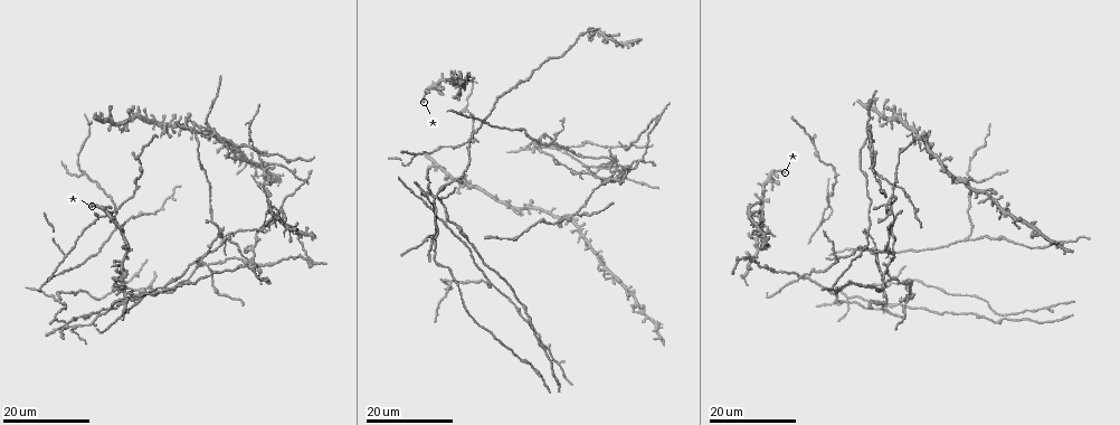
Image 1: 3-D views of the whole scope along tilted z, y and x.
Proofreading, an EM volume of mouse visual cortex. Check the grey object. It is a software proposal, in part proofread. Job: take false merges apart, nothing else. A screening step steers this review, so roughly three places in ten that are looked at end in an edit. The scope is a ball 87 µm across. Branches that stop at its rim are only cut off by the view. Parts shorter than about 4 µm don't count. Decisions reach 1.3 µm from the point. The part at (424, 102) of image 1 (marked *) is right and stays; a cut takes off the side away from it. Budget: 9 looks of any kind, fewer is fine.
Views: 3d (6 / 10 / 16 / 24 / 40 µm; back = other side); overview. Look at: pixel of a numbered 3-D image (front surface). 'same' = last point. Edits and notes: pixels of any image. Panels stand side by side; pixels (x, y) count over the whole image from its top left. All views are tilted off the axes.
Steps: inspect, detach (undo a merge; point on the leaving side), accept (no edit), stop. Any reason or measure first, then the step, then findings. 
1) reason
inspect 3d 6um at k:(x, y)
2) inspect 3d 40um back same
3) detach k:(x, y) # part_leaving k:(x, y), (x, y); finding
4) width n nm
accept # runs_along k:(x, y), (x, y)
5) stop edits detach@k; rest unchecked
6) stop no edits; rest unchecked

looks like a crossing
inspect 3d 24um at 1:(552, 141)

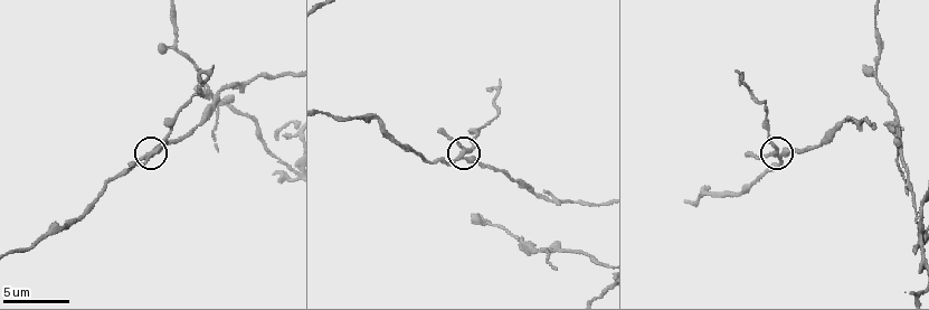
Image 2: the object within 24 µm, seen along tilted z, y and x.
inspect 3d 10um at 2:(777, 152)

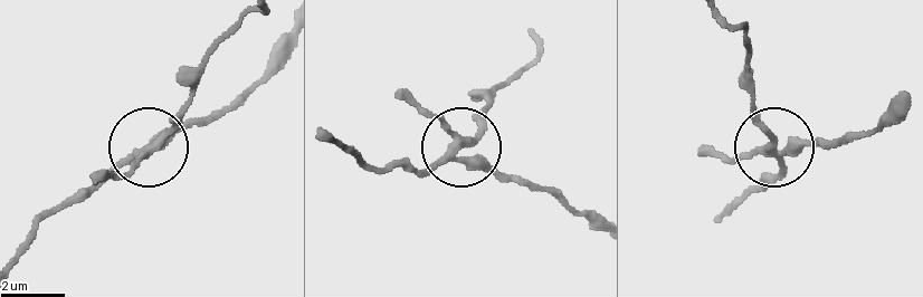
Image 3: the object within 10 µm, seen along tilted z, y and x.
detach 3:(171, 130) # part_leaving 3:(778, 153), (748, 83), (745, 31), (719, 11); two neurons meet here

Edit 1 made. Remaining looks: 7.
redraw
inspect overview

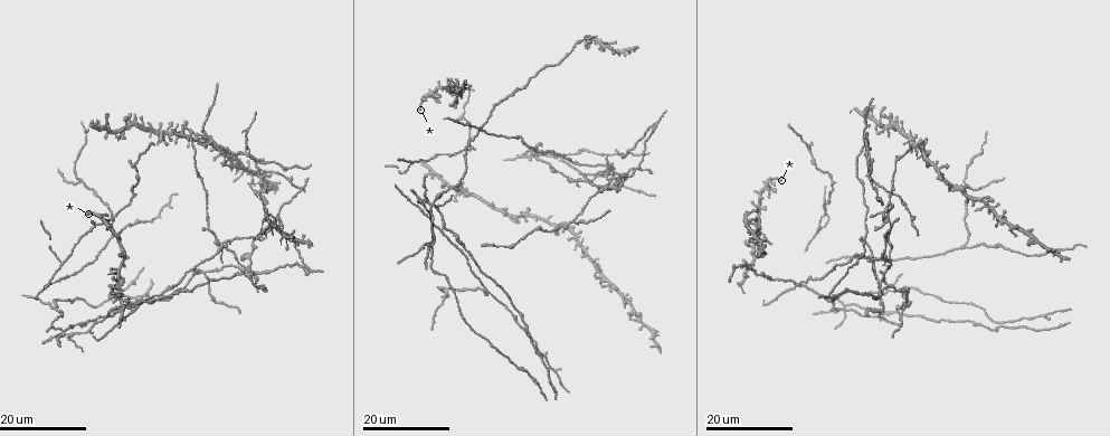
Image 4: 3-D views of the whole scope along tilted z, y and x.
inspect 3d 16um at 4:(446, 286)

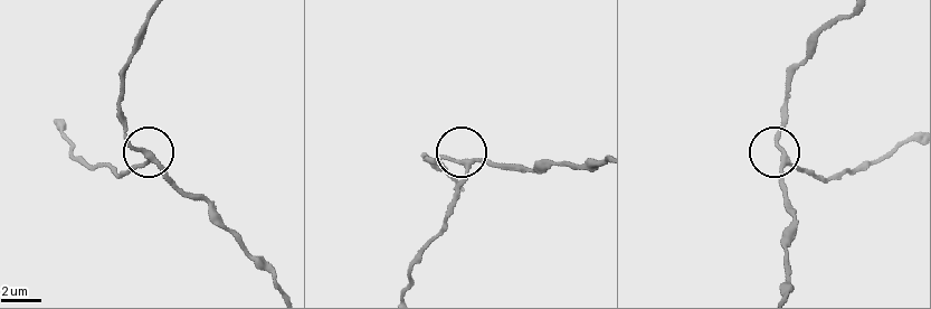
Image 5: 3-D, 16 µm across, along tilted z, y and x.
inspect 3d 6um at 5:(787, 160)

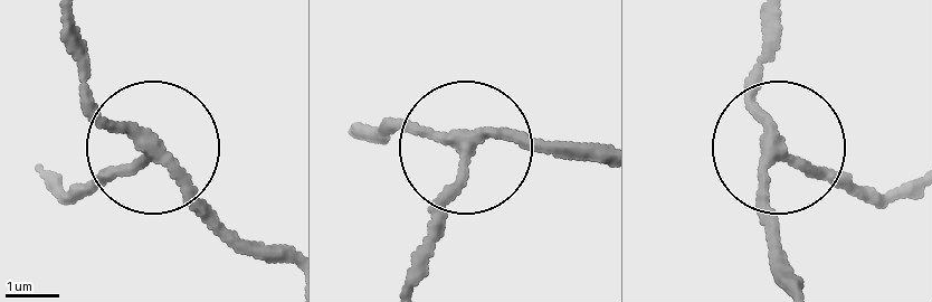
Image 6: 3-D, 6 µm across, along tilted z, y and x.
accept # runs_along 6:(291, 262), (250, 246), (161, 151), (79, 199); continuous, no second neuron

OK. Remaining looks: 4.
inspect 3d 24um at 4:(477, 197)

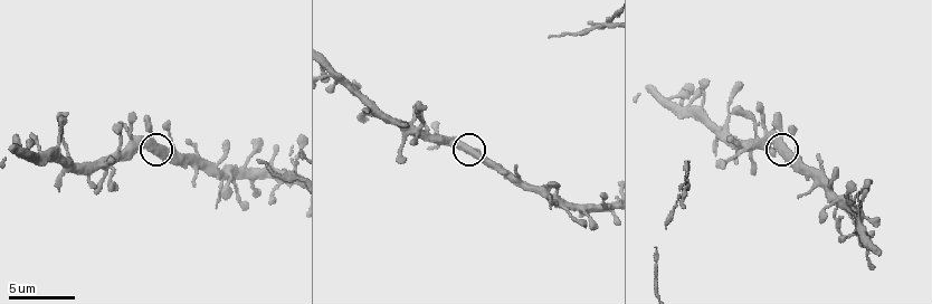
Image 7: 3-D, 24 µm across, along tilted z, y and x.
zoom in
inspect 3d 6um at 7:(781, 151)

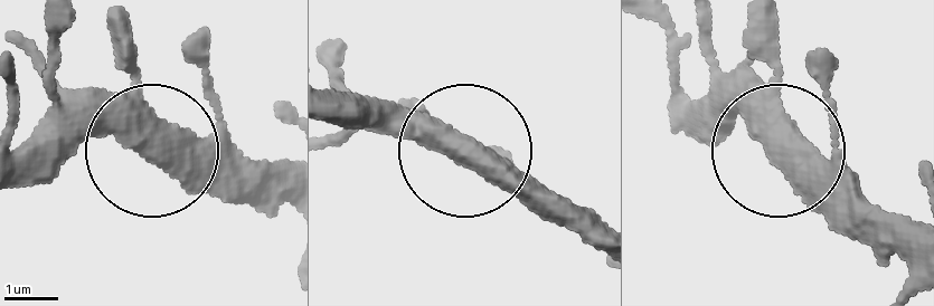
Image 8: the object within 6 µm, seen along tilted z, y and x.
accept # continuous, no second neuron

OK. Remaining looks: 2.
thin arm on a thick one
inspect 3d 24um at 4:(845, 306)

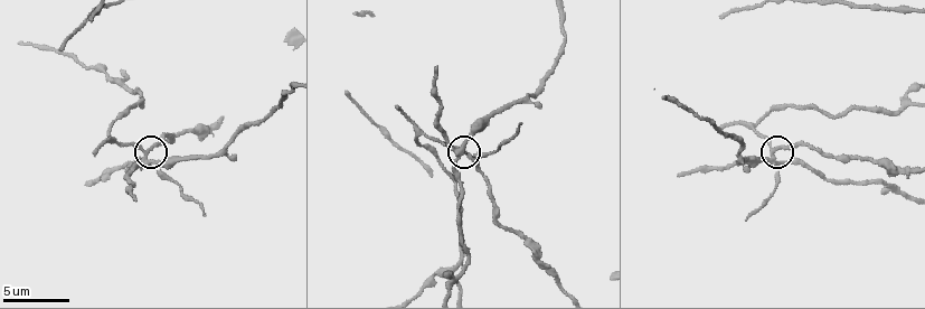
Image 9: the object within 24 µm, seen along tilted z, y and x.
inspect 3d 10um at 9:(771, 151)

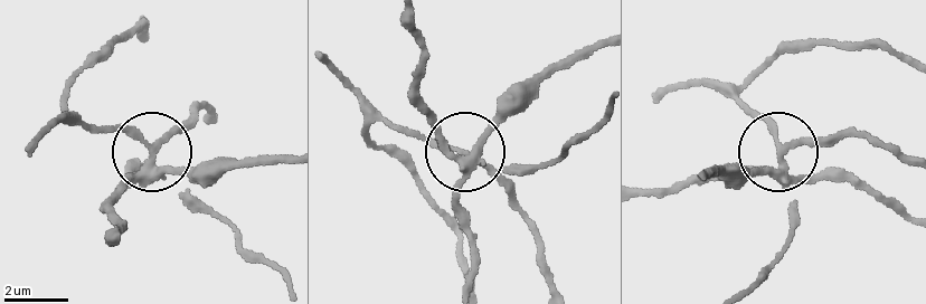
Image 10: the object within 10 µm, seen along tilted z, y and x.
detach 10:(177, 126) # part_leaving 10:(474, 153), (547, 79), (601, 45); a second neuron is stuck on

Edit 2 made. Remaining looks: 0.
stop edits detach@3, detach@10; rest unchecked

